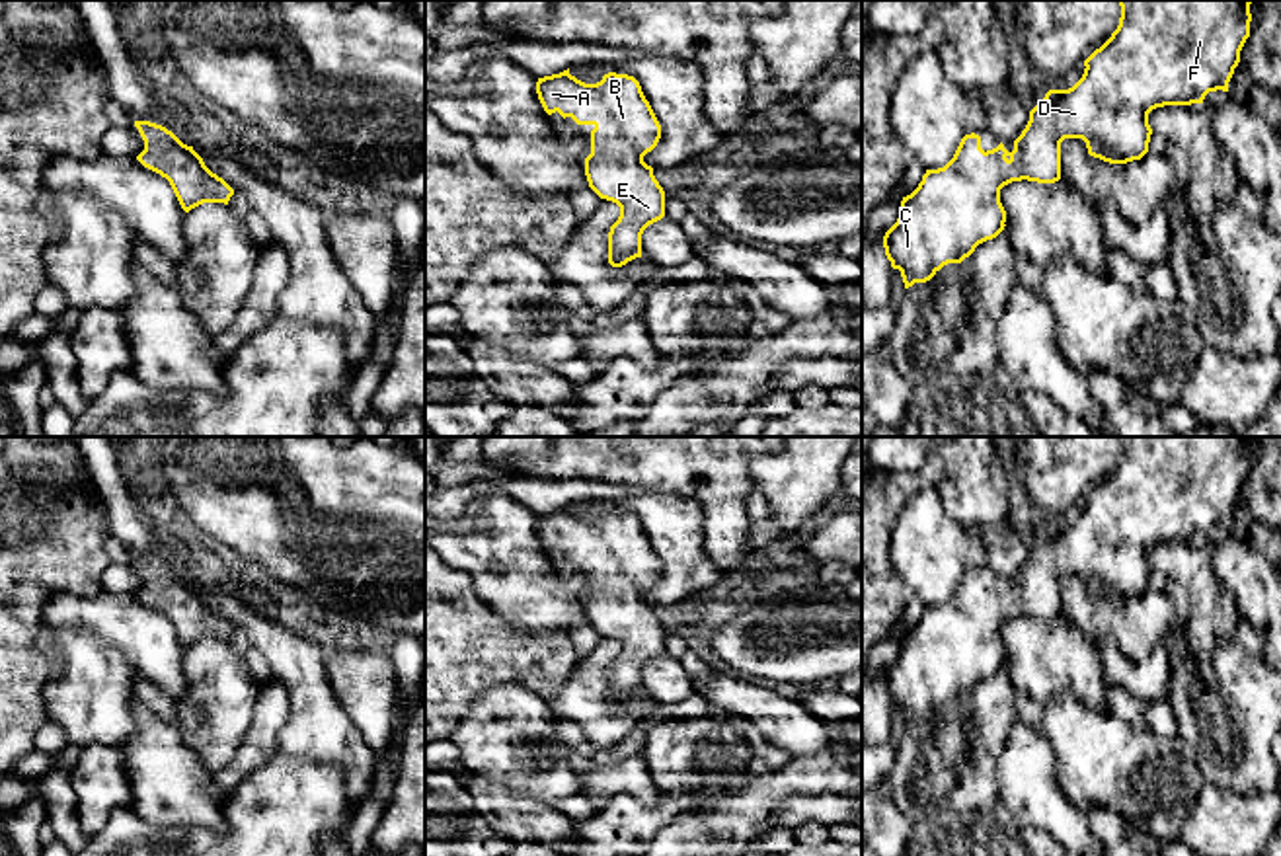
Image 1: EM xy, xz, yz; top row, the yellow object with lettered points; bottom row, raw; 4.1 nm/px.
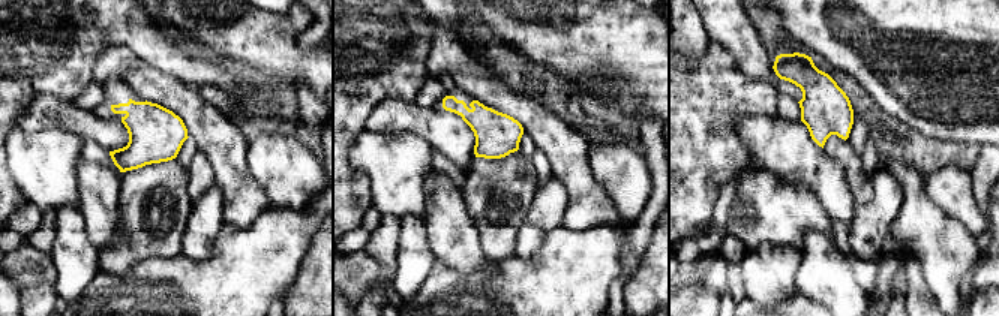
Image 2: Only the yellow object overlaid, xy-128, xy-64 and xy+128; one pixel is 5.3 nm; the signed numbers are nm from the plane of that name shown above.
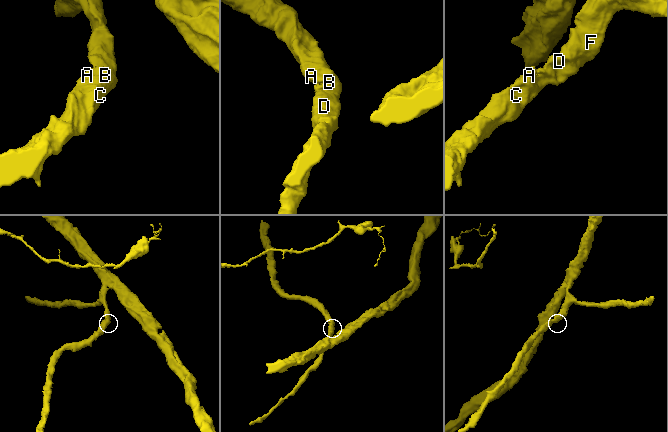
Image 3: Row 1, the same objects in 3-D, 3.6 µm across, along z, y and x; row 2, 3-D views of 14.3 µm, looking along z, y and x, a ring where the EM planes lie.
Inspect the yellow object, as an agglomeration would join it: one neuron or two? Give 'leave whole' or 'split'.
leave whole

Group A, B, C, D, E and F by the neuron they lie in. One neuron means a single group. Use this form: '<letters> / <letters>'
A B C D E F

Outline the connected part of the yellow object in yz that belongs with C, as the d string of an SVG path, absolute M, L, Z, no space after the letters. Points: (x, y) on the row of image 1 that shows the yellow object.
M1252 0L1117 2L1117 29L1084 60L1084 74L1072 88L1049 90L1029 111L1012 152L1002 142L985 152L979 135L965 135L953 158L944 168L926 170L918 187L903 197L899 218L883 236L883 248L891 267L901 271L905 289L930 281L948 263L961 263L979 244L1004 230L1004 185L1022 179L1059 181L1065 138L1082 138L1094 158L1127 164L1148 152L1152 109L1203 103L1209 92L1228 92L1240 51L1250 37Z

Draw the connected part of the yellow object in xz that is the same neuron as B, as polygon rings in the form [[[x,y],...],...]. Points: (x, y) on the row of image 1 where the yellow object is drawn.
[[[569,68],[538,78],[538,99],[548,115],[571,117],[577,125],[593,125],[591,154],[585,158],[589,187],[606,201],[620,207],[618,220],[608,232],[608,263],[622,267],[641,257],[643,230],[665,216],[665,191],[653,175],[653,168],[643,162],[661,138],[661,125],[645,99],[640,82],[628,74],[608,72],[597,84],[585,84],[569,74]]]

